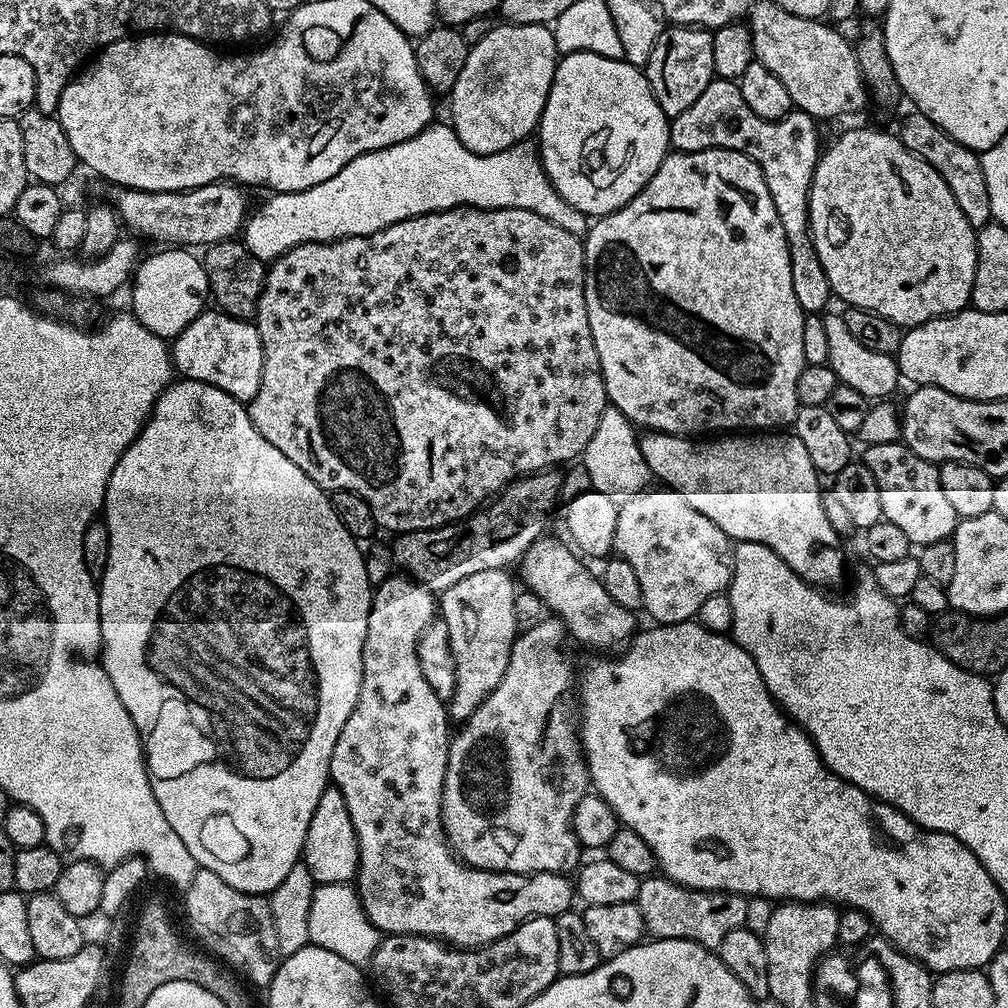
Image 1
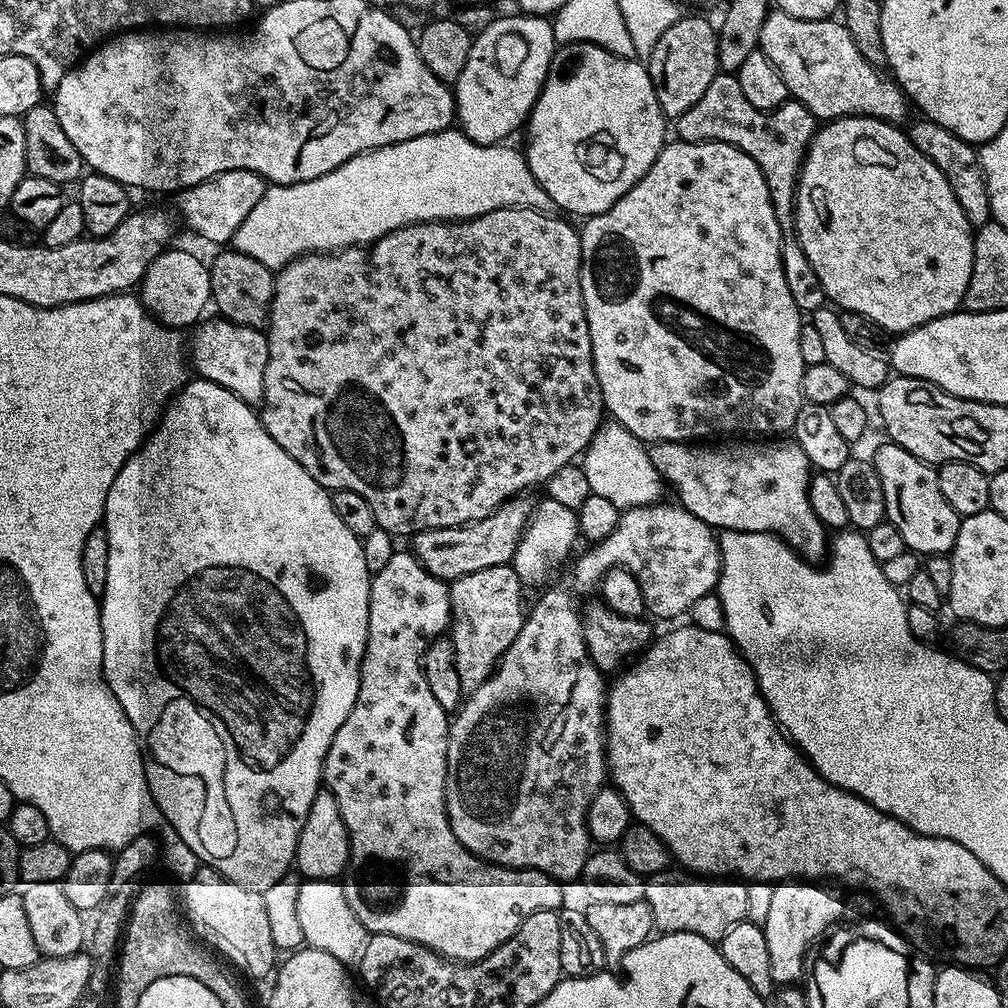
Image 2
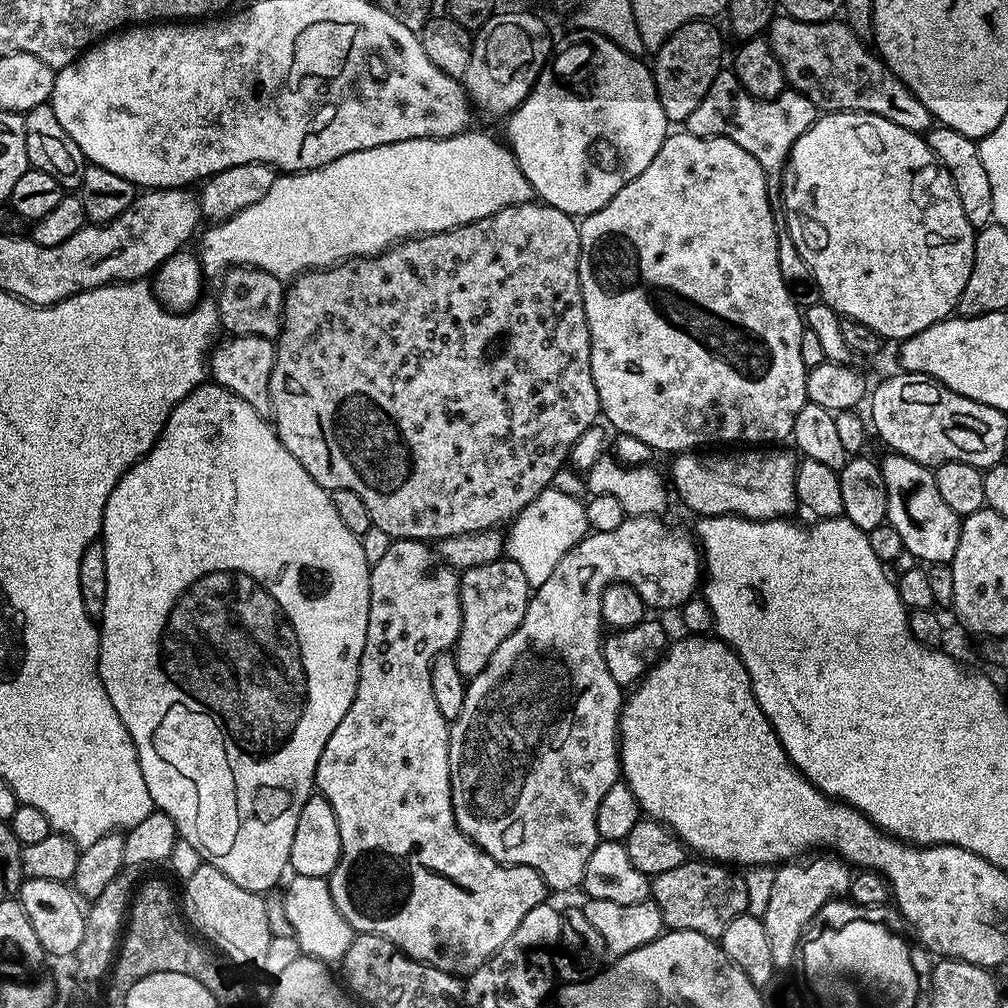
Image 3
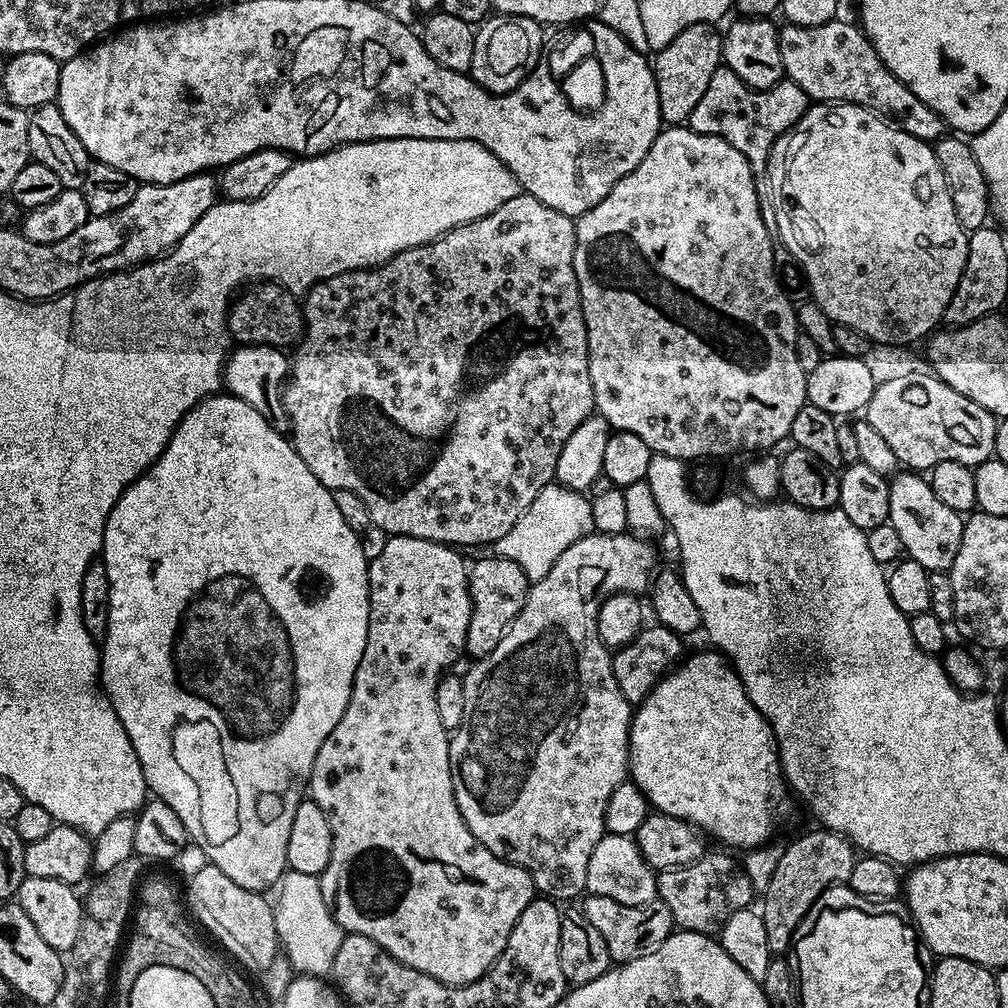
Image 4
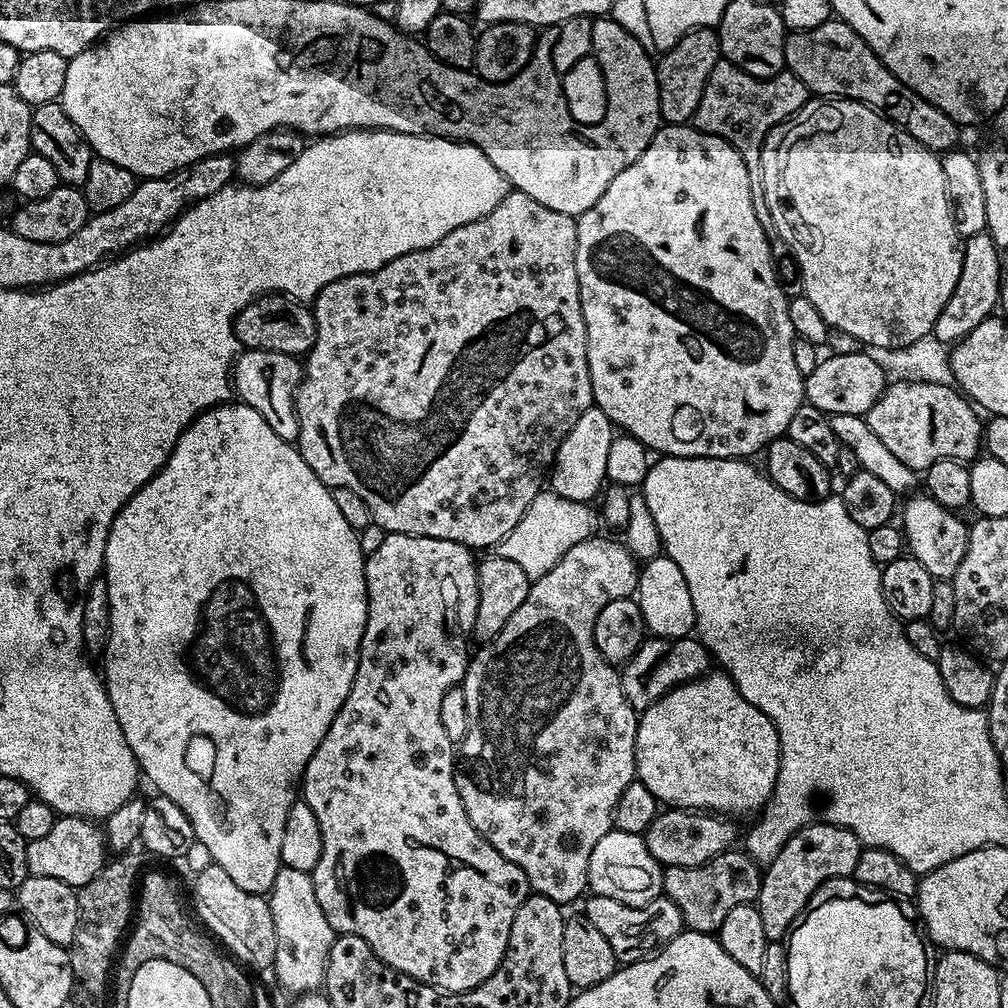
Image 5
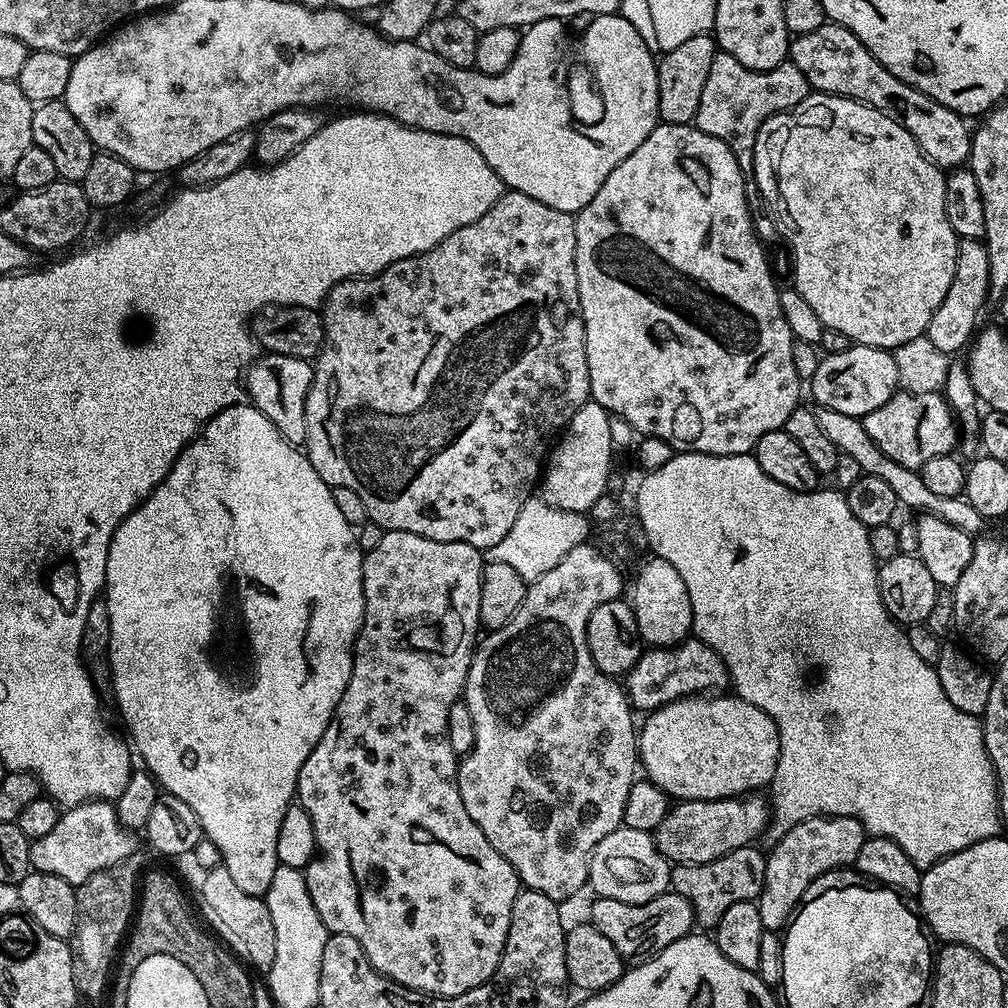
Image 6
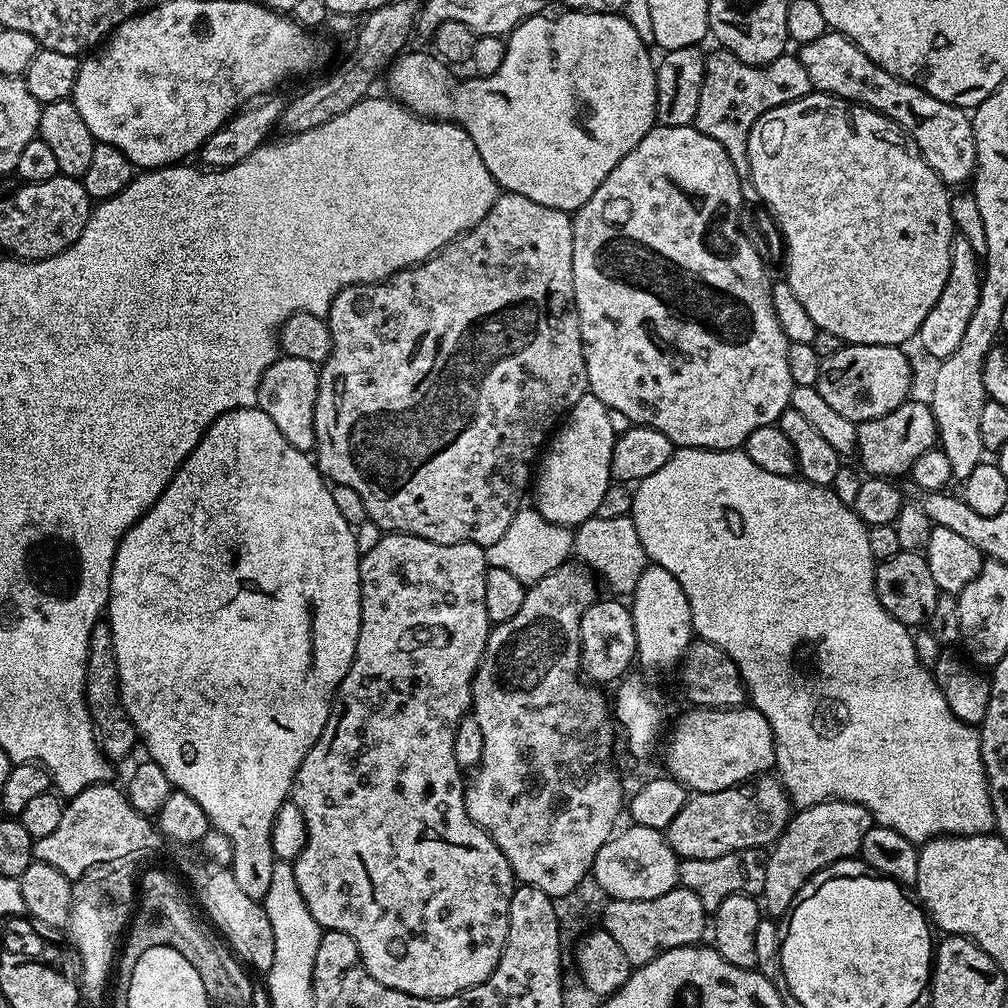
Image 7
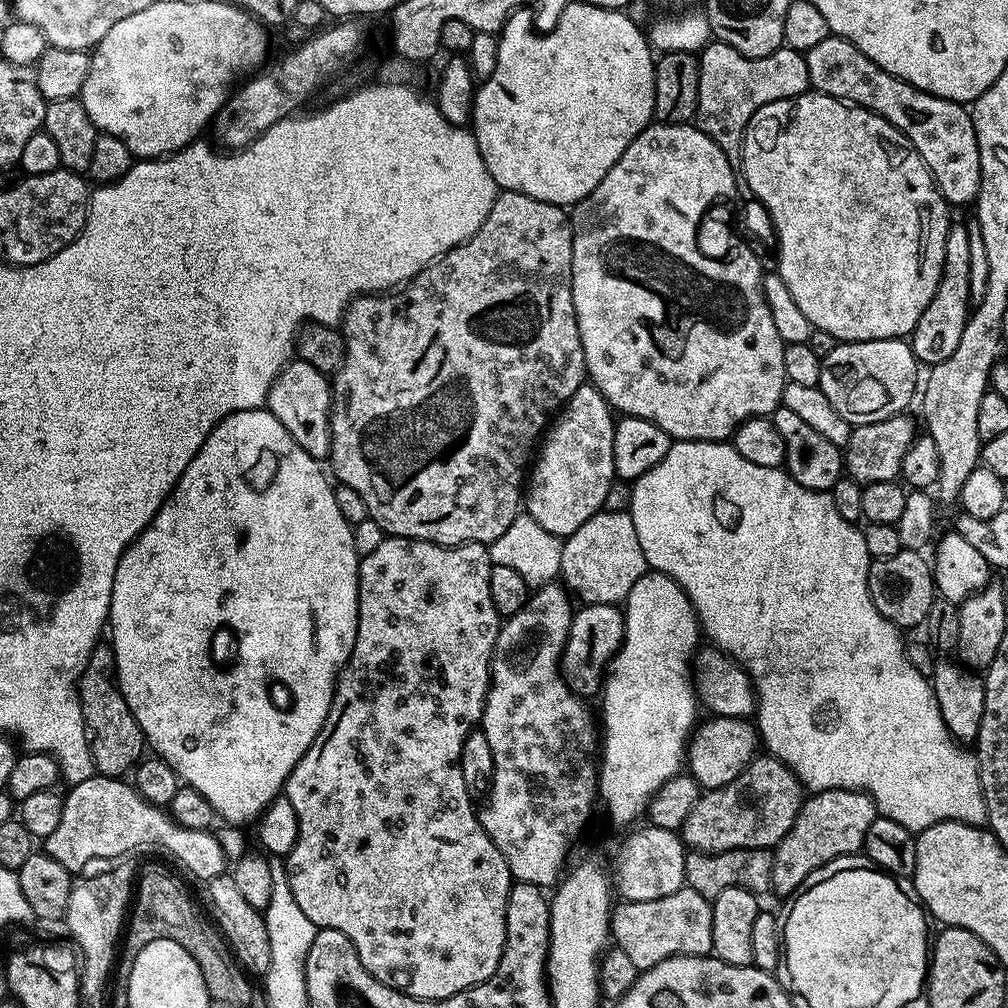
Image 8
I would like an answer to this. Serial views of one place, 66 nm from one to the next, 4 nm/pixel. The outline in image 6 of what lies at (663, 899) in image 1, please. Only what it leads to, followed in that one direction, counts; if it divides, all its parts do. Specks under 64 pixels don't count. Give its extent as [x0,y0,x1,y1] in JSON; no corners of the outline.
[670,846,768,929]

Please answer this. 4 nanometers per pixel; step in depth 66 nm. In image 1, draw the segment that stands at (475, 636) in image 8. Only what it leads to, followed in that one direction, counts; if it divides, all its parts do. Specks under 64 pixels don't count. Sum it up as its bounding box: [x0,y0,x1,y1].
[328,574,574,948]

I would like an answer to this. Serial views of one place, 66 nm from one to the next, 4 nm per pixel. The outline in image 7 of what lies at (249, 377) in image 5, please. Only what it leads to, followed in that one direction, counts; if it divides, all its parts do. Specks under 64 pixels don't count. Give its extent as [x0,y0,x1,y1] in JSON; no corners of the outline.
[256,355,320,453]

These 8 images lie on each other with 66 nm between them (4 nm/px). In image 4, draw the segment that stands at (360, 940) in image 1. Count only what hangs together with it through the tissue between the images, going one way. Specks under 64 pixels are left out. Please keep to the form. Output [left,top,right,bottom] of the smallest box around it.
[274,870,346,977]

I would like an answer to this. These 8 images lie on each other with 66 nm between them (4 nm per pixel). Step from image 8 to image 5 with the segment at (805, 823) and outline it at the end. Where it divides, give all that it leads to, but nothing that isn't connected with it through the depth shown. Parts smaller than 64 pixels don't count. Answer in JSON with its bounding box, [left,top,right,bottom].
[754,822,861,941]

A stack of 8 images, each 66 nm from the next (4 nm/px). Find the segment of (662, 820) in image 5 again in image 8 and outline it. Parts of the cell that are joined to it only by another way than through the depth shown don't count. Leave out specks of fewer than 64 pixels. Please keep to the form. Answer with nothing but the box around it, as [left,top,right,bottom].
[678,754,806,852]

